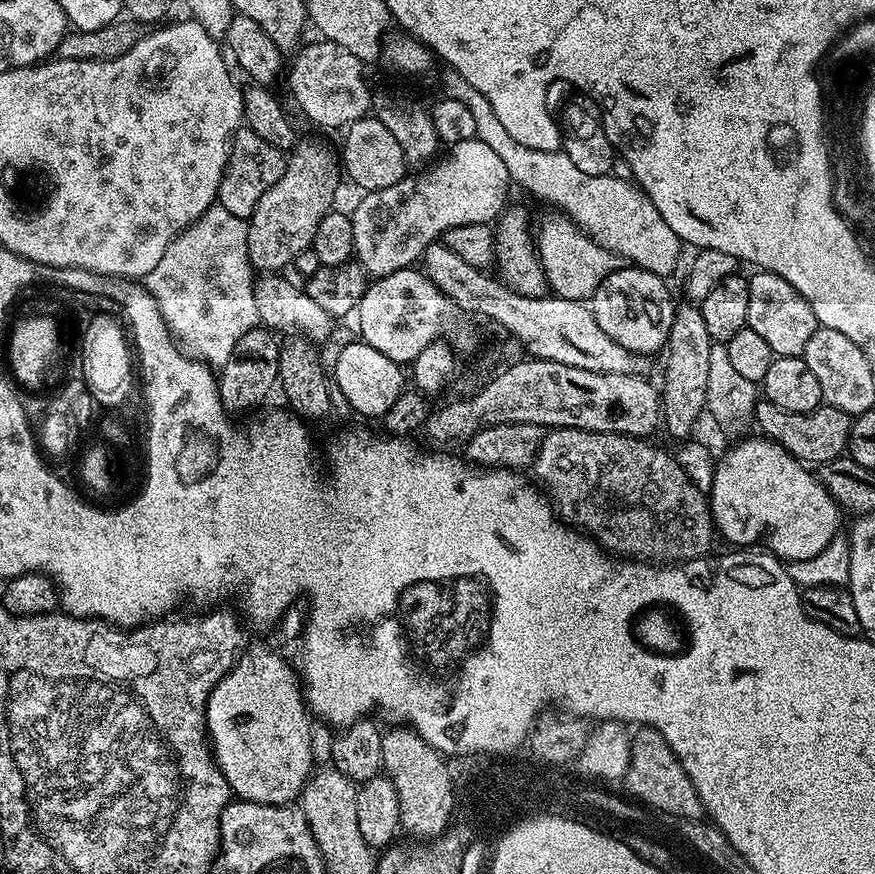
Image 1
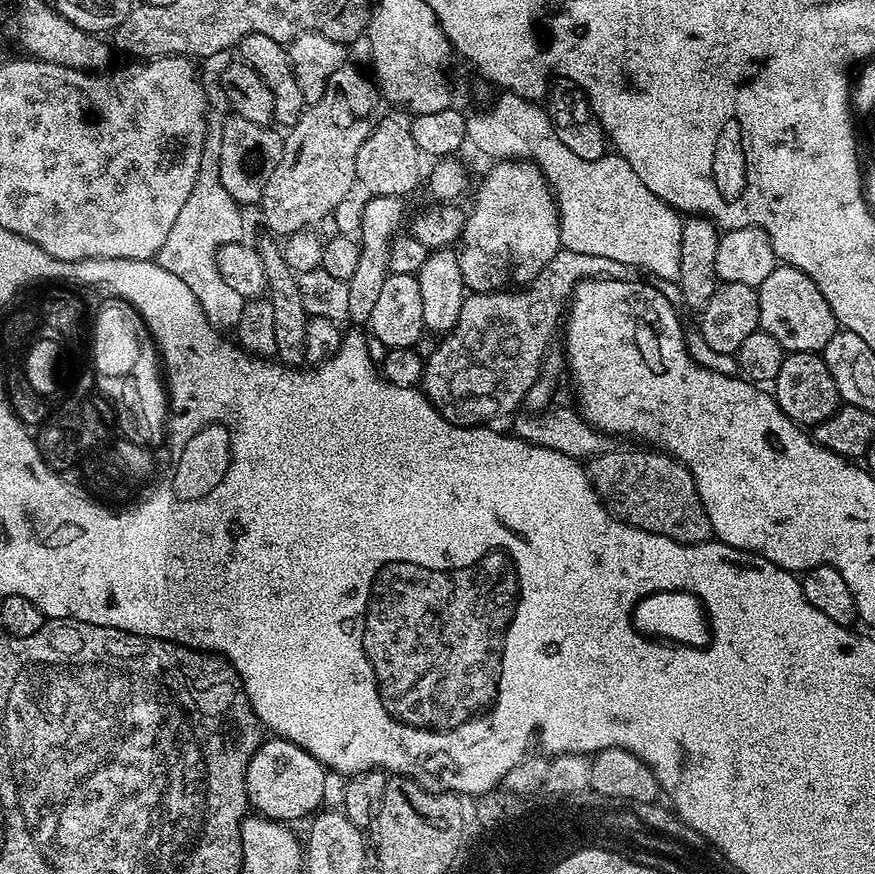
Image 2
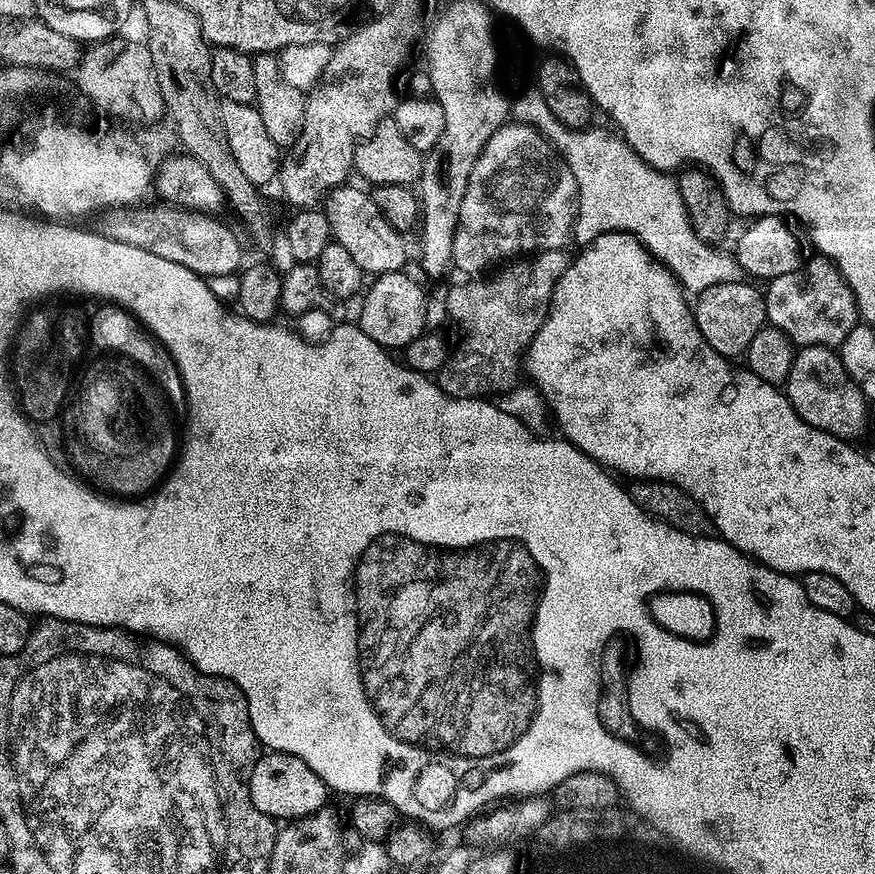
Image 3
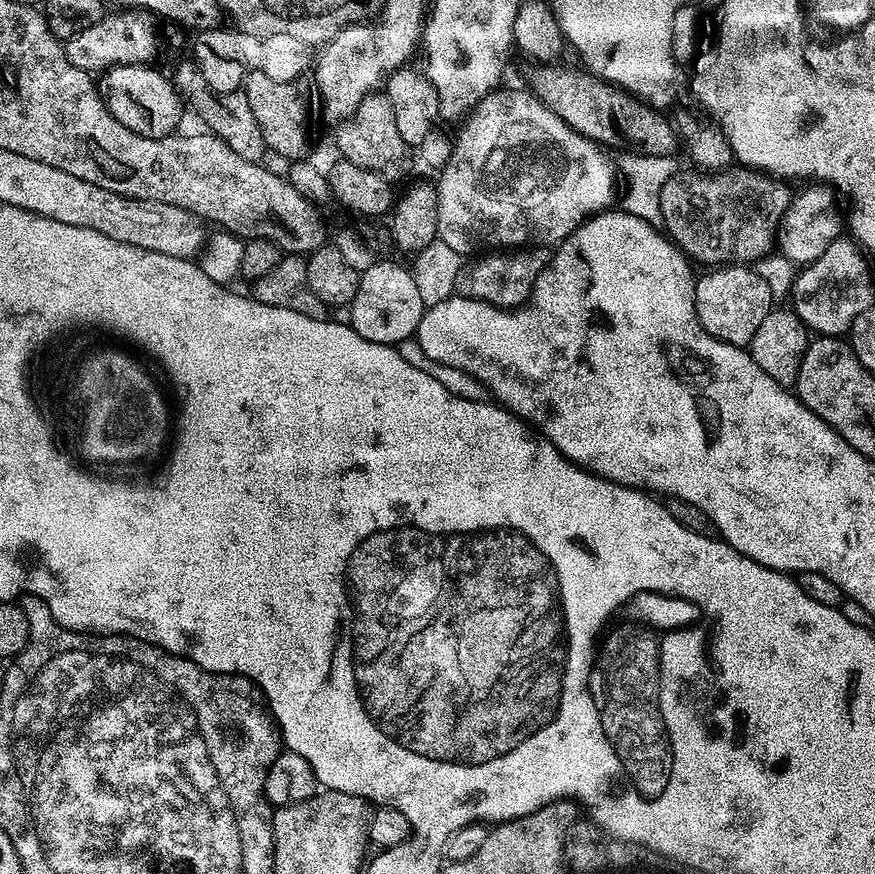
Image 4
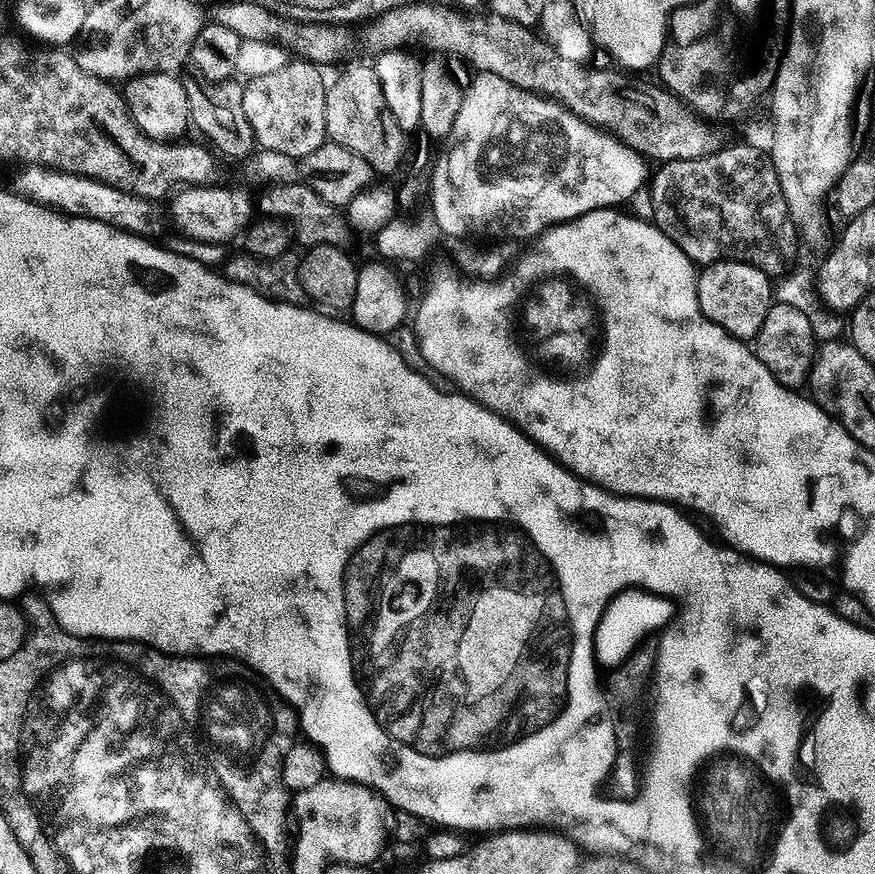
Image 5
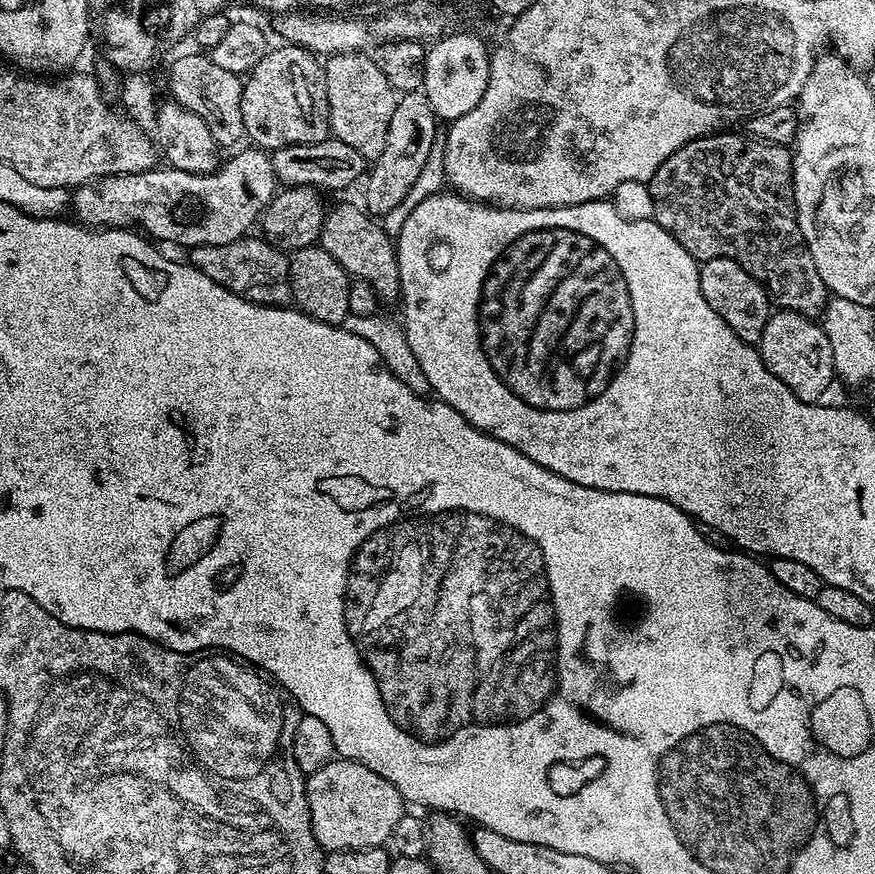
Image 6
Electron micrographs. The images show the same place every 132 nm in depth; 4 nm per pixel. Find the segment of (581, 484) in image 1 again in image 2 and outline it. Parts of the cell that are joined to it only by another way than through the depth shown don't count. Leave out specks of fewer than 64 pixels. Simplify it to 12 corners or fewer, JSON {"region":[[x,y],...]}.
{"region":[[659,450],[587,461],[625,524],[683,544],[713,539],[686,465]]}

